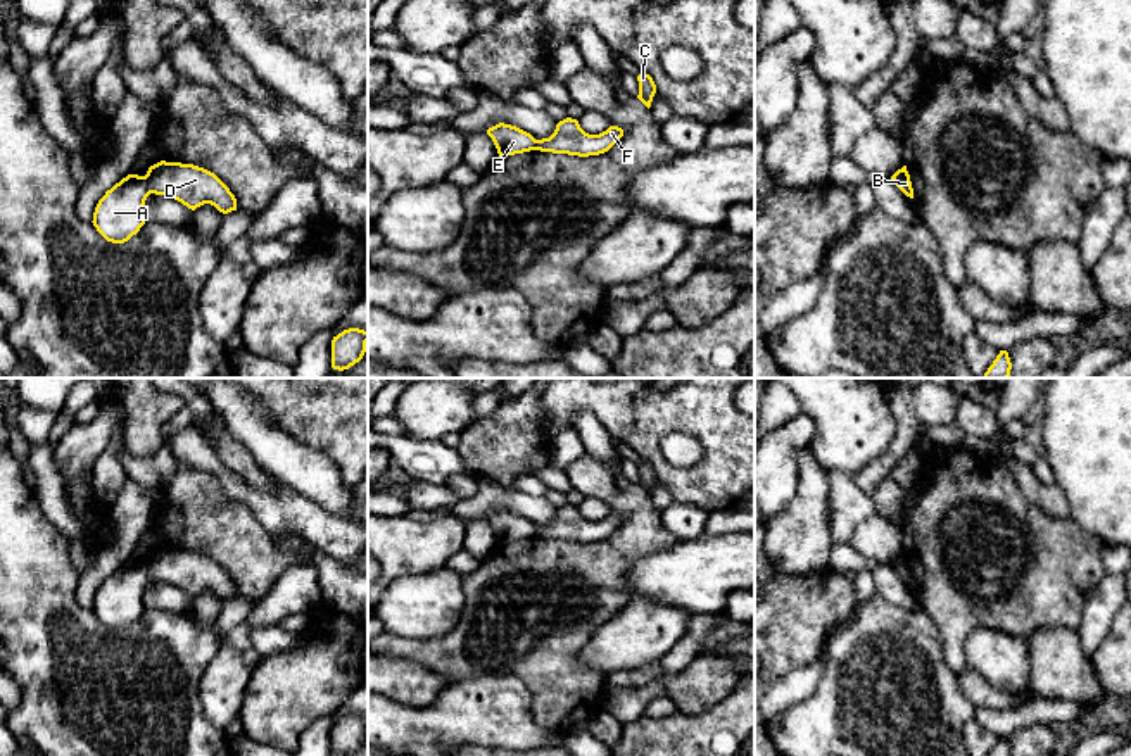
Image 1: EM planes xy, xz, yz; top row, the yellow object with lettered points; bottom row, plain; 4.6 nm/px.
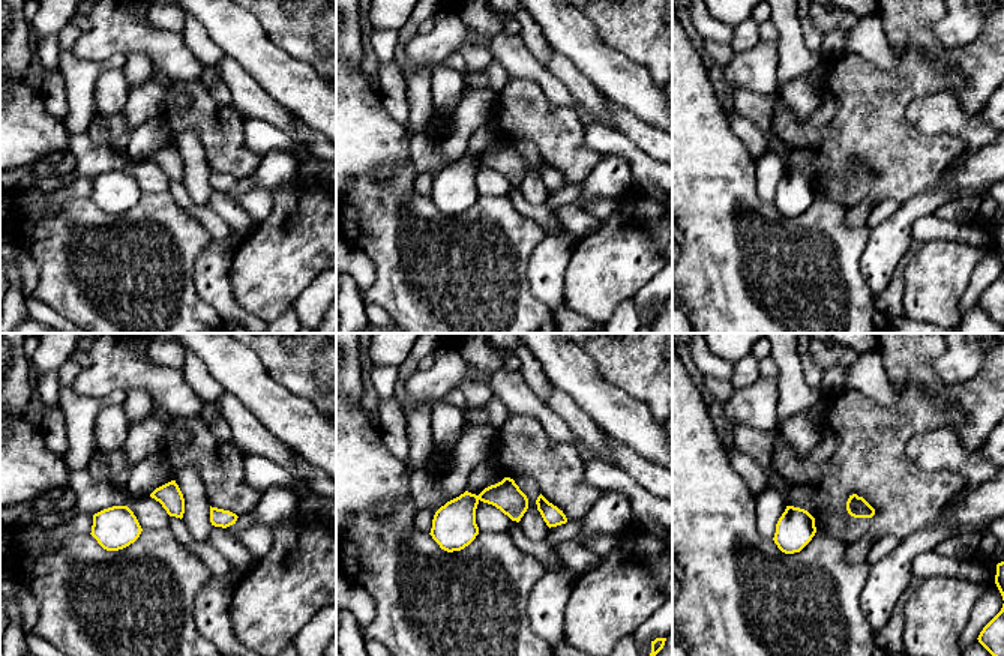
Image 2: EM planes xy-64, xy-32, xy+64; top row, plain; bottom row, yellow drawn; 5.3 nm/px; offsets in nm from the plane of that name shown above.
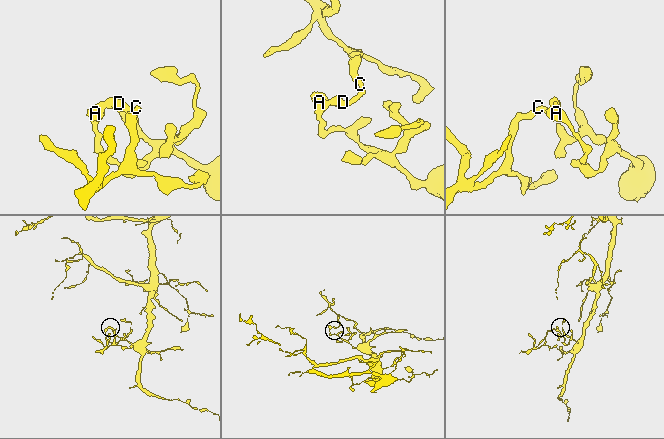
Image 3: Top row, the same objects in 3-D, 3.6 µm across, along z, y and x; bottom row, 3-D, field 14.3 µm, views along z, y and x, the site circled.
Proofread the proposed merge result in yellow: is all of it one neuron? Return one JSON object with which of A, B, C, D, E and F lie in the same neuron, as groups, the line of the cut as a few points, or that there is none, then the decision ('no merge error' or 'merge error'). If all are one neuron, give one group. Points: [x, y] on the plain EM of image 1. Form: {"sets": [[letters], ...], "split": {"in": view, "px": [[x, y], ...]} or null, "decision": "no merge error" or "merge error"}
{"sets": [["A", "E"], ["B", "C", "D", "F"]], "split": {"in": "xy", "px": [[144, 563], [151, 579]]}, "decision": "merge error"}

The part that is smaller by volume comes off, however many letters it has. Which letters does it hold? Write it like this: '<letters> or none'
B, C, D, F

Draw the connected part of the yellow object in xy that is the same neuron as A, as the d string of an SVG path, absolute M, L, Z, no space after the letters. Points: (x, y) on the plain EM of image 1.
M128 561L98 587L93 613L107 628L128 628L145 611L143 592L148 582L145 563Z

